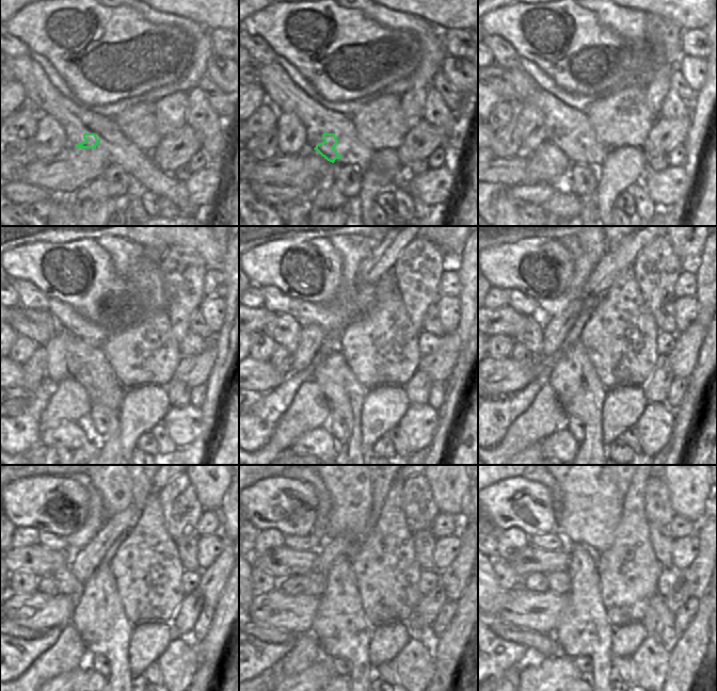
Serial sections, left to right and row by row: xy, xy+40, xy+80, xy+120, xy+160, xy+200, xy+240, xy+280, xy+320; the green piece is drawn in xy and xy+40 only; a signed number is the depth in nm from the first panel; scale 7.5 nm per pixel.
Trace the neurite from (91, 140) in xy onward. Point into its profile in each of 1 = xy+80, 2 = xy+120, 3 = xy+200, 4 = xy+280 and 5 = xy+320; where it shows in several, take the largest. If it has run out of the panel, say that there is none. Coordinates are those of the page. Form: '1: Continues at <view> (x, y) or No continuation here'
1: Continues at xy+80 (567, 146)
2: Continues at xy+120 (109, 392)
3: Continues at xy+200 (574, 380)
4: Continues at xy+280 (340, 626)
5: Continues at xy+320 (583, 629).

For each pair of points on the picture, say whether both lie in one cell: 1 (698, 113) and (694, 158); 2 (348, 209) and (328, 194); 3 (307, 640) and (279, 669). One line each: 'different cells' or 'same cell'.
1: same cell
2: same cell
3: same cell

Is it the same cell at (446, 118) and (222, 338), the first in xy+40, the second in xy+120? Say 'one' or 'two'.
two

